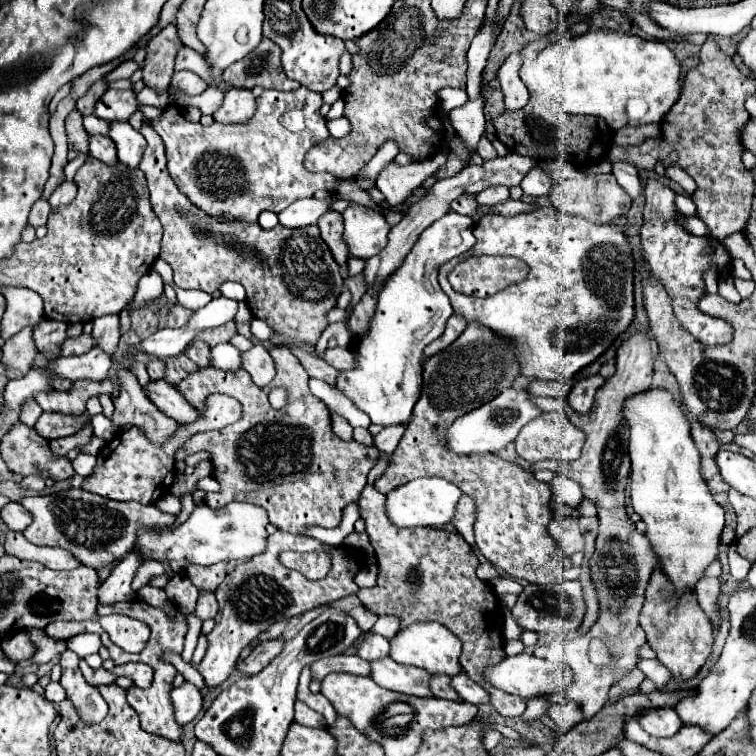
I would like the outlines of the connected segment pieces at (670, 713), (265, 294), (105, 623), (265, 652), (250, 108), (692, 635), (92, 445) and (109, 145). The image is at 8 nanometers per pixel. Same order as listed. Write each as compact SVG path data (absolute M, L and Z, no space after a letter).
M674 709L646 711L644 715L638 717L638 723L642 725L642 729L646 733L650 733L654 737L672 737L684 725Z
M146 123L142 125L142 135L148 141L148 147L144 151L140 169L146 175L148 189L150 189L150 203L152 211L160 219L164 227L162 237L162 251L160 259L164 259L172 271L174 271L174 285L180 289L198 289L206 293L214 293L220 289L226 281L242 283L246 289L246 303L256 319L262 319L268 323L268 327L274 331L274 335L268 339L272 345L286 345L286 343L308 343L314 345L322 331L328 327L326 313L336 307L338 295L342 293L344 279L340 273L340 267L336 265L328 245L322 241L320 231L316 225L300 227L300 229L286 229L282 225L276 225L274 229L266 231L258 223L244 223L244 221L224 221L210 215L204 215L198 207L194 207L174 185L172 177L166 169L166 157L164 157L164 145L162 139L156 135L152 127Z
M124 615L100 617L100 625L110 635L110 639L126 653L140 653L150 637L150 629L142 621Z
M278 637L278 639L270 639L270 641L262 641L256 649L252 649L252 653L246 657L244 663L238 663L238 671L246 673L246 675L256 675L260 673L276 655L280 655L280 651L284 649L286 639Z
M228 89L222 107L212 115L220 123L248 123L256 111L256 97L250 89Z
M660 569L652 573L650 583L646 587L646 603L640 613L640 625L646 631L648 643L654 649L656 659L670 669L674 681L688 681L696 677L700 667L710 657L714 631L708 617L704 615L692 593L686 593L684 597L676 599L672 583Z
M92 435L90 441L88 441L84 447L80 447L78 451L80 451L80 453L86 453L86 455L98 455L98 453L102 451L102 447L104 447L104 441L98 439L96 435Z
M102 135L90 137L90 155L106 165L114 165L118 161L116 159L116 145L112 143L110 137L102 137Z

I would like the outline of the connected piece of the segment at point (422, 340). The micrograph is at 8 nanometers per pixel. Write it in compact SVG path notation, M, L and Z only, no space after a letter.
M446 213L420 233L402 267L390 275L380 293L370 329L354 349L356 369L338 375L338 389L350 397L358 409L368 413L374 425L408 425L412 419L412 409L422 389L422 351L442 335L452 315L450 299L438 283L438 269L452 257L472 249L476 241L472 227L474 223L466 215Z

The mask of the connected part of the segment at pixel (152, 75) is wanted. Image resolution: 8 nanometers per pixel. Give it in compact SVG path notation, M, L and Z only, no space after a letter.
M174 25L164 27L158 35L154 35L146 45L146 63L144 63L144 83L160 93L166 91L174 73L174 59L180 51L182 41Z

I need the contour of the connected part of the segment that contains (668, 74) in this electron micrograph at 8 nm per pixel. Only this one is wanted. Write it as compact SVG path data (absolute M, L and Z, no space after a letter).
M602 29L584 33L574 39L560 39L545 46L541 39L544 38L530 43L521 51L523 64L519 76L530 93L528 103L532 107L532 115L548 121L548 125L558 127L558 115L564 113L602 117L600 119L604 119L612 129L622 129L626 125L660 123L672 109L672 105L680 99L680 63L674 51L668 49L668 45L662 41L644 41L636 35L620 35Z

